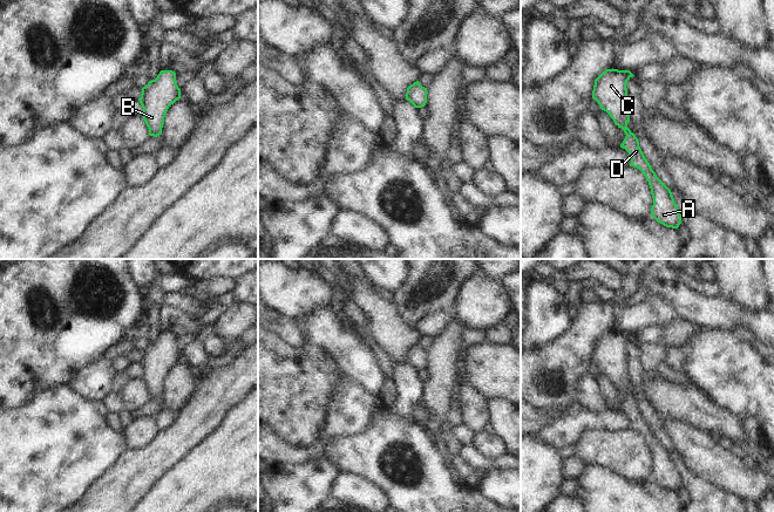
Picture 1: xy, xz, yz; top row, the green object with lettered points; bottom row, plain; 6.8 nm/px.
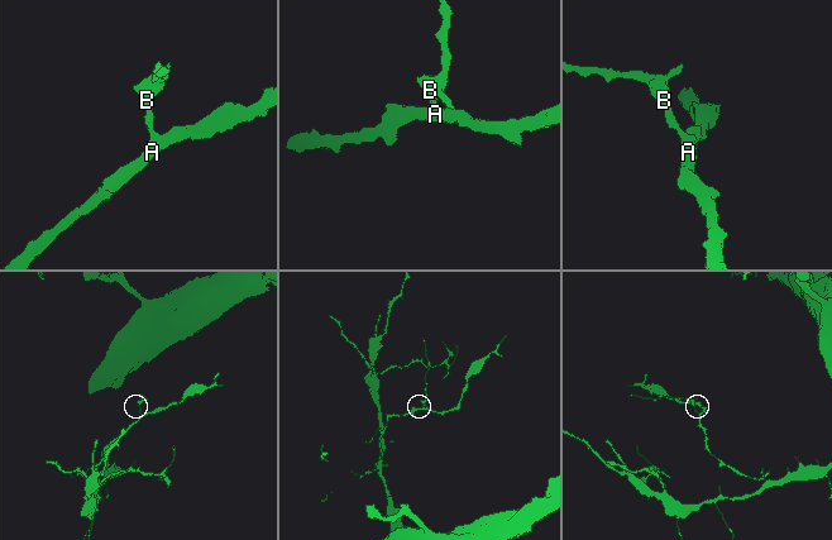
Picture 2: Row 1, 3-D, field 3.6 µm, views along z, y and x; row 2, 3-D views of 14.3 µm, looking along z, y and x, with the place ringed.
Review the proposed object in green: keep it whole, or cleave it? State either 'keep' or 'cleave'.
keep

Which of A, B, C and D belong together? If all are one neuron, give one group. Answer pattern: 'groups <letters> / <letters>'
groups A B C D

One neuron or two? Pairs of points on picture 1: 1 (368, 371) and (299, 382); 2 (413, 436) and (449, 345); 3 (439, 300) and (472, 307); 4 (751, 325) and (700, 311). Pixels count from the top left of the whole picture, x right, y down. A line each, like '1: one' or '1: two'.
1: two
2: two
3: two
4: one

